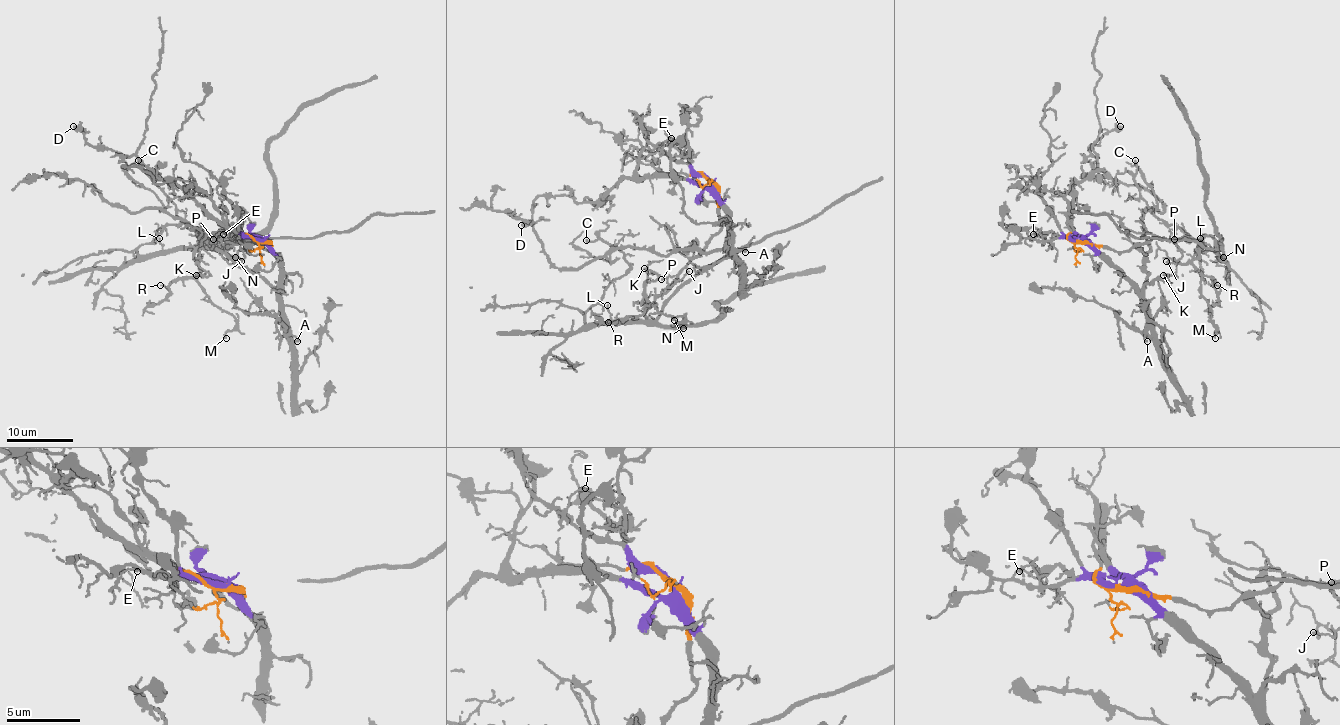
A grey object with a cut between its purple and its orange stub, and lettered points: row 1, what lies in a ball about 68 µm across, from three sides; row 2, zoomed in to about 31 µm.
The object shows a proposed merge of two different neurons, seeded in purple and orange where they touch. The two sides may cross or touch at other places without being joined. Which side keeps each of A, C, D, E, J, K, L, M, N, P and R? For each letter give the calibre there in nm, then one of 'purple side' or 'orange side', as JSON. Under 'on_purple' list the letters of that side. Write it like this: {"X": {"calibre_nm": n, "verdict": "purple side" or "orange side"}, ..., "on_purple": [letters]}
{"A": {"calibre_nm": 120, "verdict": "purple side"}, "C": {"calibre_nm": 160, "verdict": "orange side"}, "D": {"calibre_nm": 500, "verdict": "purple side"}, "E": {"calibre_nm": 70, "verdict": "purple side"}, "J": {"calibre_nm": 100, "verdict": "orange side"}, "K": {"calibre_nm": 70, "verdict": "orange side"}, "L": {"calibre_nm": 70, "verdict": "orange side"}, "M": {"calibre_nm": 110, "verdict": "orange side"}, "N": {"calibre_nm": 190, "verdict": "orange side"}, "P": {"calibre_nm": 100, "verdict": "orange side"}, "R": {"calibre_nm": 100, "verdict": "orange side"}, "on_purple": ["A", "D", "E"]}

